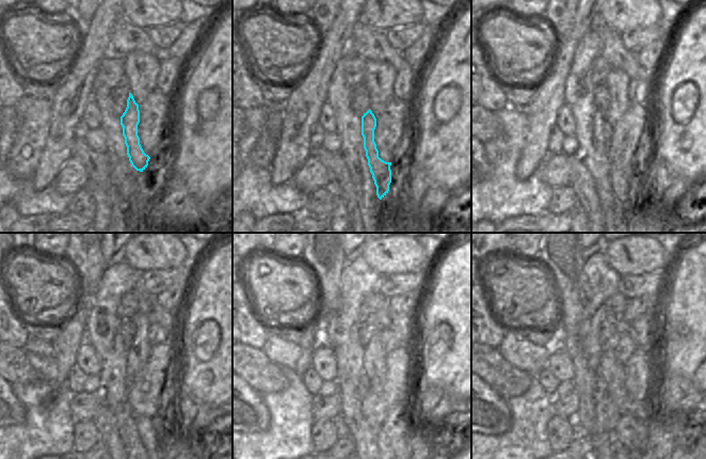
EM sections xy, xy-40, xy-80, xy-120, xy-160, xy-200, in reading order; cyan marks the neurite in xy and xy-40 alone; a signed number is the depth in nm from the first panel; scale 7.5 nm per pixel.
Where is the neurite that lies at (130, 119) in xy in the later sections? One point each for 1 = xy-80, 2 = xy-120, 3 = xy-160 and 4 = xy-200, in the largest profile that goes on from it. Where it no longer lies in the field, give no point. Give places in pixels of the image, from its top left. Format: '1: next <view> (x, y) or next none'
1: next xy-80 (623, 186)
2: next xy-120 (147, 429)
3: next xy-160 (391, 443)
4: next xy-200 (622, 449)

